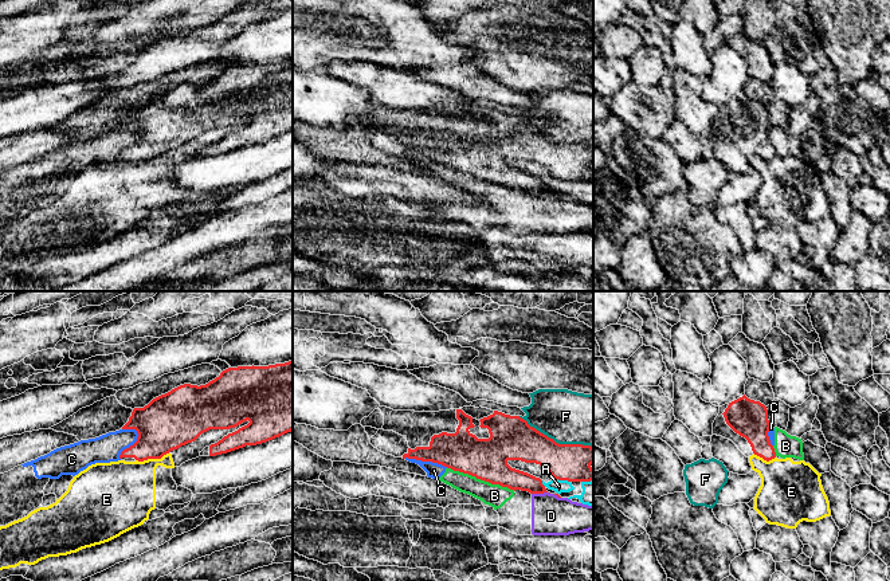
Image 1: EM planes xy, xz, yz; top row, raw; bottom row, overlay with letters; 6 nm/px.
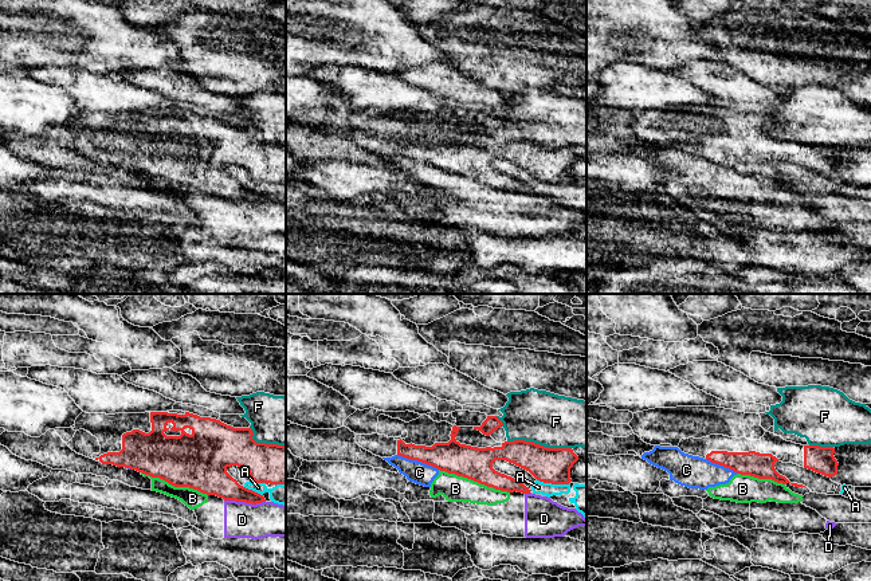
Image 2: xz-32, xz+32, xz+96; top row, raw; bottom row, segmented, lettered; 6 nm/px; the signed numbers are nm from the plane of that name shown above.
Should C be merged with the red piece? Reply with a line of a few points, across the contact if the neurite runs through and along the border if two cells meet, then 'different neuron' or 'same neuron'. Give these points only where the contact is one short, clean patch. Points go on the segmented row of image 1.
line xy (134, 428), (137, 439), (121, 452), (120, 459); different neuron

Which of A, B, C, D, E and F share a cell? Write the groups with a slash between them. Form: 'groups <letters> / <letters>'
groups A E / B C / D / F

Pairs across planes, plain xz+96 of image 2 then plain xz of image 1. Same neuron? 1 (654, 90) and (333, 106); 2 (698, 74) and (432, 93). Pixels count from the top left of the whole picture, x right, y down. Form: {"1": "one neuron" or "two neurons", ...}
{"1": "two neurons", "2": "two neurons"}

